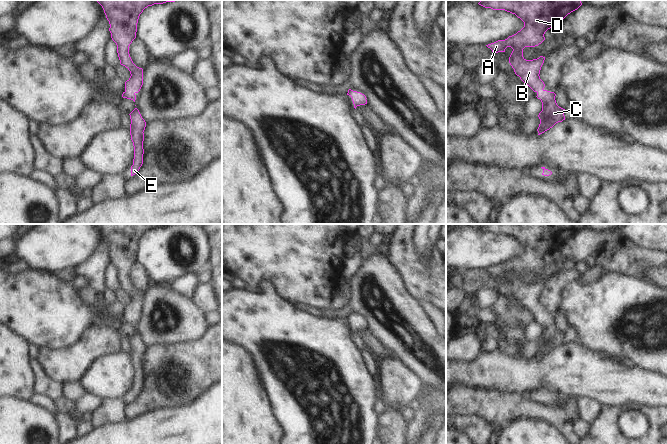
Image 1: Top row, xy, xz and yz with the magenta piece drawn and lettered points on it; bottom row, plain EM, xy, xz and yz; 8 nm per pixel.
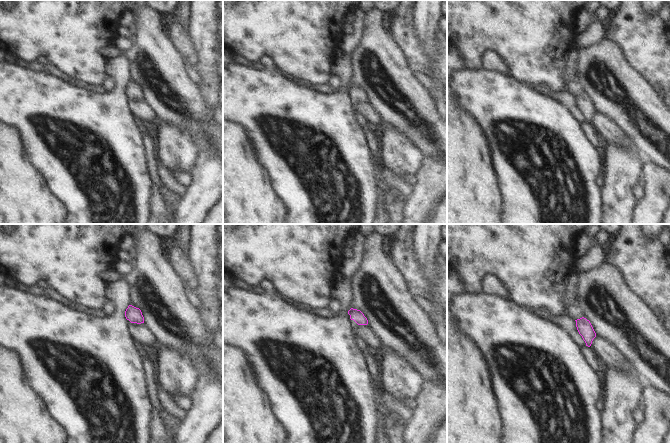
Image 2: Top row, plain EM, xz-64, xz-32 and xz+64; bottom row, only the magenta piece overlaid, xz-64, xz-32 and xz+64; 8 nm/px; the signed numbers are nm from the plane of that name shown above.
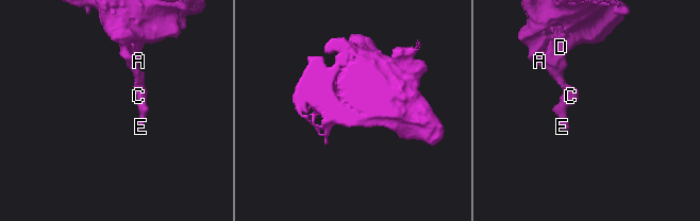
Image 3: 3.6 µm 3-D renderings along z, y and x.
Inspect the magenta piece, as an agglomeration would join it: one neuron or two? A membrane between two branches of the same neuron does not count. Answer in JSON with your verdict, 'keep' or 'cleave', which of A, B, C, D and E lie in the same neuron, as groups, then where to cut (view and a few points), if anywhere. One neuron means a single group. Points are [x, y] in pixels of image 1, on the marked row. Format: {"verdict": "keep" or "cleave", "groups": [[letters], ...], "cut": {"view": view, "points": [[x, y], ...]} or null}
{"verdict": "keep", "groups": [["A", "B", "C", "D", "E"]], "cut": null}

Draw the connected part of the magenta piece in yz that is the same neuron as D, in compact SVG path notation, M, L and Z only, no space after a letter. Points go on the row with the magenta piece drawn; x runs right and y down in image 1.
M480 0L478 4L493 10L505 10L524 22L524 27L516 34L486 46L493 53L505 52L507 47L513 49L509 57L510 65L542 102L542 111L538 115L538 135L565 120L565 109L557 105L554 92L544 89L545 84L539 76L545 57L526 60L523 49L541 44L545 40L545 32L577 10L582 5L581 0Z

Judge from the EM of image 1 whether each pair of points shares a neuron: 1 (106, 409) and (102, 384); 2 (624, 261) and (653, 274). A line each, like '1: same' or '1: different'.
1: different
2: different

